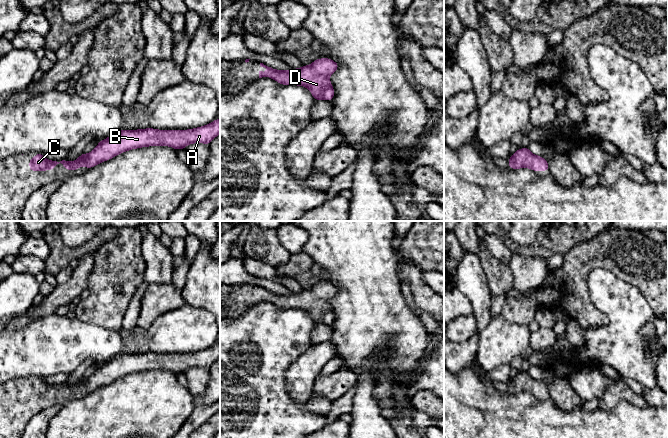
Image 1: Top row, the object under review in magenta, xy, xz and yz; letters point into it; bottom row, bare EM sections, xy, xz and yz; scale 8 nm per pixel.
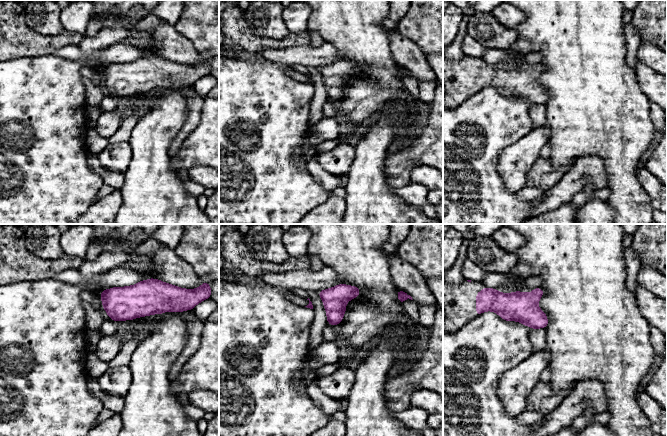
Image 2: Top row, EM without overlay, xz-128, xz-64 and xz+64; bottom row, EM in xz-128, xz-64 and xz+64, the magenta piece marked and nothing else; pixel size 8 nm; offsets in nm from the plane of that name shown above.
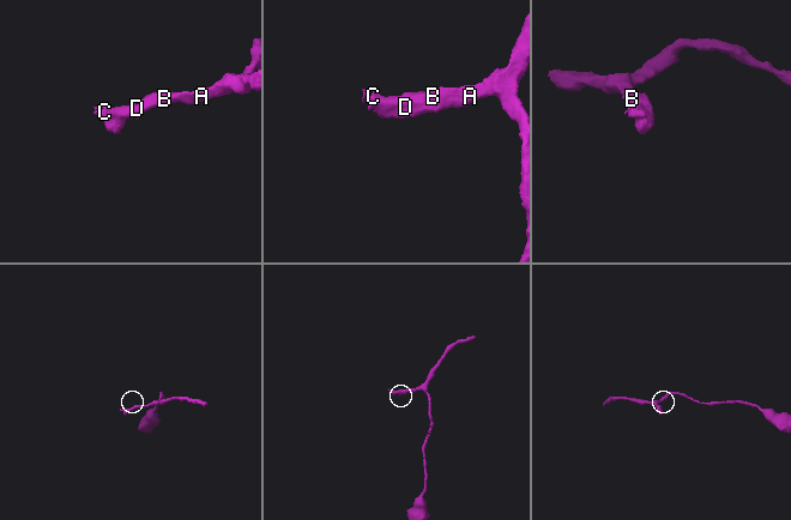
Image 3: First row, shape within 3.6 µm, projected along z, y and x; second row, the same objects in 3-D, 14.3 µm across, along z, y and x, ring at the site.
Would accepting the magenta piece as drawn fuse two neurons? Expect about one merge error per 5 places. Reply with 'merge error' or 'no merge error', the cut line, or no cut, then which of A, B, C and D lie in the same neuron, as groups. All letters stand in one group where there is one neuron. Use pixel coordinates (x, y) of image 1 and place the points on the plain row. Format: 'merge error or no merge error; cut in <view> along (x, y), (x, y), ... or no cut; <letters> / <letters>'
no merge error; no cut; A B C D

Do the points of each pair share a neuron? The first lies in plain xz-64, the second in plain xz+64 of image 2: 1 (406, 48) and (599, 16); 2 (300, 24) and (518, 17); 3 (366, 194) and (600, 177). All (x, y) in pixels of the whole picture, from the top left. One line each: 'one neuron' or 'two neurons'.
1: two neurons
2: one neuron
3: two neurons

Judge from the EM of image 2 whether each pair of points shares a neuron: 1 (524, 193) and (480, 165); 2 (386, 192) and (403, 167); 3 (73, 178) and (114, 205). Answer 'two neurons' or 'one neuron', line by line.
1: two neurons
2: two neurons
3: two neurons

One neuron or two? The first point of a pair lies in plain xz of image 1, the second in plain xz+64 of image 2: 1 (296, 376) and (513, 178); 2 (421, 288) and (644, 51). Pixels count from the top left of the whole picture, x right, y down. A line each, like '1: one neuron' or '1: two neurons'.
1: one neuron
2: two neurons

